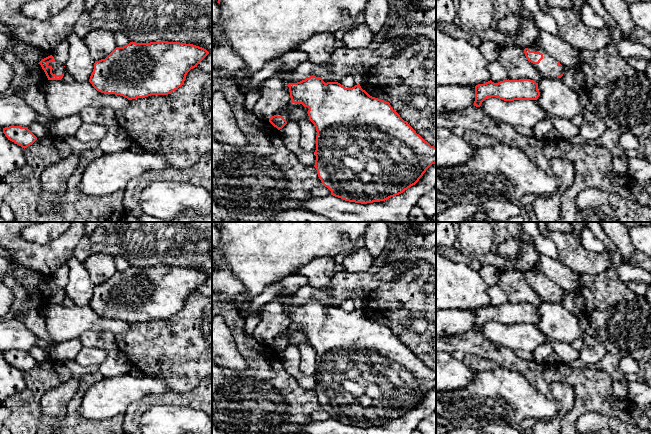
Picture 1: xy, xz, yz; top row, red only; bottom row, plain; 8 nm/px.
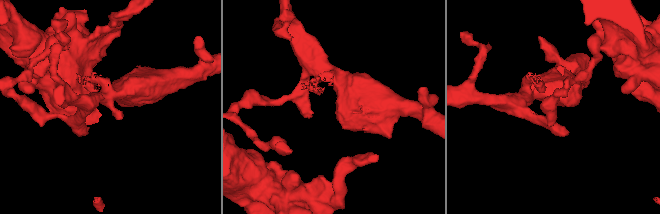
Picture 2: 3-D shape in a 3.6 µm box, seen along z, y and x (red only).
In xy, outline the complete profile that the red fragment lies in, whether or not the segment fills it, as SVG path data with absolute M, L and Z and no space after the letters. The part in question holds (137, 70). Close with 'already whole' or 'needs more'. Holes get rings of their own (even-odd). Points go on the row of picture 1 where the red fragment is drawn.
M130 42L123 47L116 47L105 59L95 61L89 82L99 92L120 95L128 100L145 98L151 95L168 95L184 84L187 73L209 54L199 46L180 42Z; already whole

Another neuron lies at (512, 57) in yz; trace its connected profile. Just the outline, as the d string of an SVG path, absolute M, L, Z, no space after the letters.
M519 45L501 47L497 61L507 71L509 80L530 79L539 83L544 78L539 64L529 62Z

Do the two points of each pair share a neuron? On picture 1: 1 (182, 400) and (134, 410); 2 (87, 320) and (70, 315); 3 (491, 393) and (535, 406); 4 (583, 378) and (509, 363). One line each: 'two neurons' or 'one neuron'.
1: one neuron
2: one neuron
3: one neuron
4: one neuron

